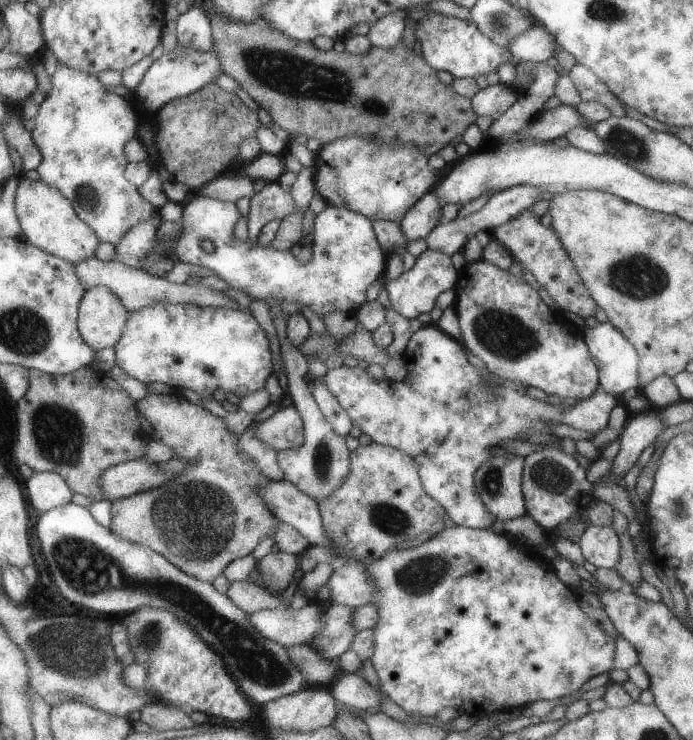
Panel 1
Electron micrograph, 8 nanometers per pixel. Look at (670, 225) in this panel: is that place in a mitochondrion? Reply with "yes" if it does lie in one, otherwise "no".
no

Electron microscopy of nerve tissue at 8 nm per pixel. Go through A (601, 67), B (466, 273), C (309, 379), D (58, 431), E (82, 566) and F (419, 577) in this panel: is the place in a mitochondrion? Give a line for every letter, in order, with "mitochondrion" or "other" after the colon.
A: other
B: other
C: other
D: mitochondrion
E: mitochondrion
F: mitochondrion

